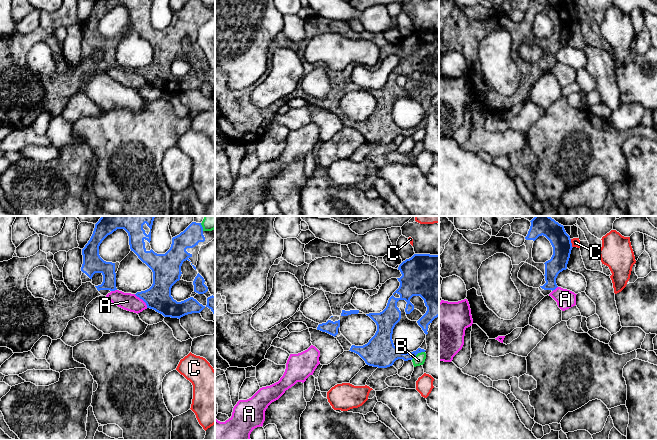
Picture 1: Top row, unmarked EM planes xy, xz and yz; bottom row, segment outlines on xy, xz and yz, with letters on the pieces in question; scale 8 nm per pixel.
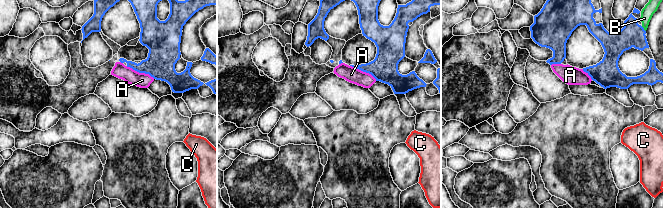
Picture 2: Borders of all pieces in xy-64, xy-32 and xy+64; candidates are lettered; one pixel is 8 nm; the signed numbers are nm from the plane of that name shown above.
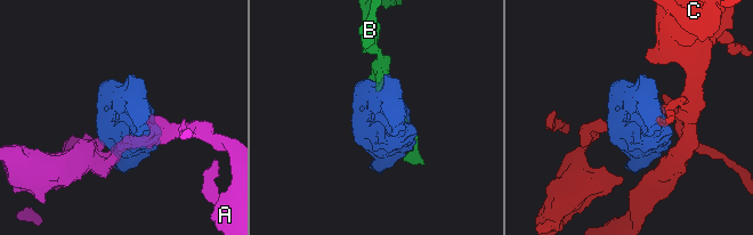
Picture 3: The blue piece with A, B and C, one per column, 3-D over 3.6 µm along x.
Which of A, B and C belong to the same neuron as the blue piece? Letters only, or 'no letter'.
no letter

